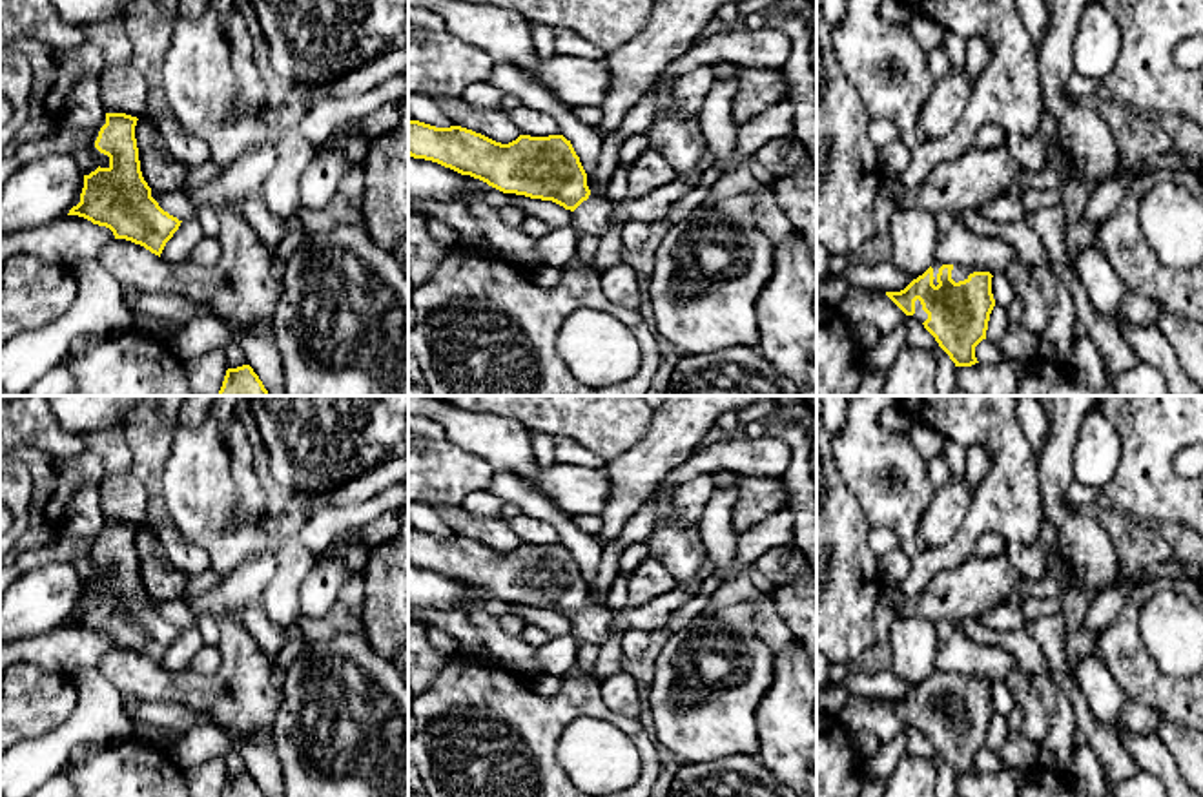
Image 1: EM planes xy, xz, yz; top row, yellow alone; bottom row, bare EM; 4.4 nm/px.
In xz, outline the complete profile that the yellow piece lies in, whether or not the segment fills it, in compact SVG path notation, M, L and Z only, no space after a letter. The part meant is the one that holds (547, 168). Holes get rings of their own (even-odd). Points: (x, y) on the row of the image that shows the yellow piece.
M408 120L408 155L479 179L503 193L552 201L572 212L571 226L580 237L603 237L629 221L651 226L665 219L667 210L713 166L705 151L694 177L678 177L647 195L612 202L591 193L580 157L563 135L519 135L501 144L461 126L436 128Z

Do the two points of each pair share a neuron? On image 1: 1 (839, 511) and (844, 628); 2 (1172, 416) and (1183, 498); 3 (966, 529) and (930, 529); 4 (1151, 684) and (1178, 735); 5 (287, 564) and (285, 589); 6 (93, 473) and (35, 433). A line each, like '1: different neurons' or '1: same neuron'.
1: same neuron
2: same neuron
3: different neurons
4: different neurons
5: same neuron
6: different neurons

